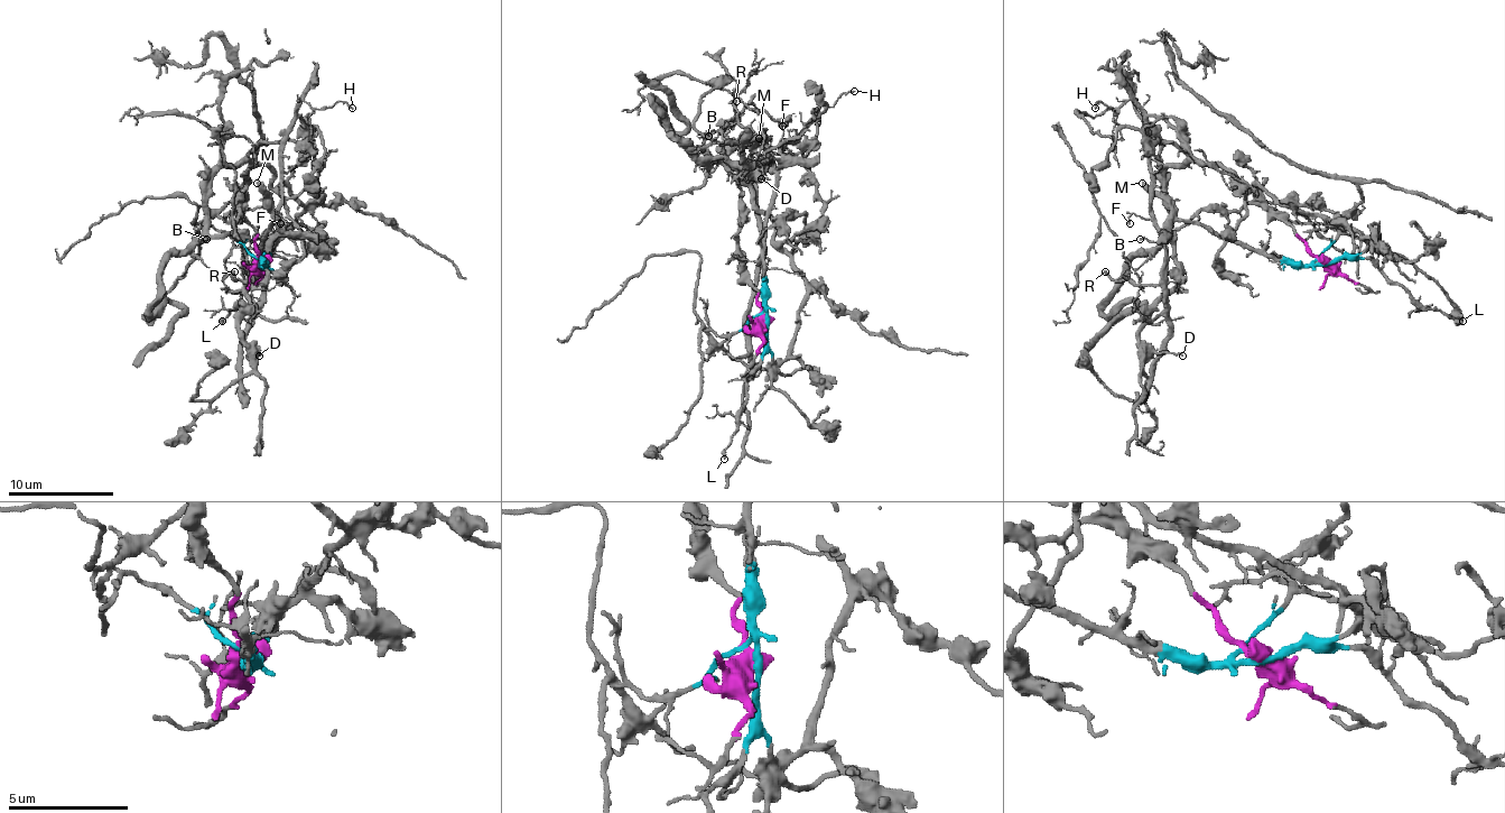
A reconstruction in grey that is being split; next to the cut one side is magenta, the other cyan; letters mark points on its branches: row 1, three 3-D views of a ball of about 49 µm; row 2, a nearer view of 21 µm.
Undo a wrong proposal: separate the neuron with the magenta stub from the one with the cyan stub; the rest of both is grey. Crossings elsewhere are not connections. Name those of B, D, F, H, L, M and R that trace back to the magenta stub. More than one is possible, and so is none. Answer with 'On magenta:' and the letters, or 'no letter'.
On magenta: B, D

